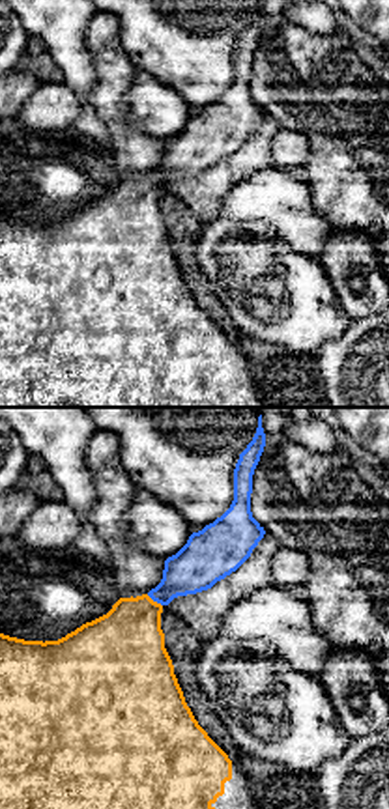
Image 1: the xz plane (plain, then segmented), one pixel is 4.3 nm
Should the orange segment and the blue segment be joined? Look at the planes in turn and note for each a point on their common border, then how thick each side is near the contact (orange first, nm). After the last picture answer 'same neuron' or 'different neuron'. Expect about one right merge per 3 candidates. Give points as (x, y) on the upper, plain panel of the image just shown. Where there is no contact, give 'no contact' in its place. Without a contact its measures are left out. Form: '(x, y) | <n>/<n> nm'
(152, 182) | 360/220 nm

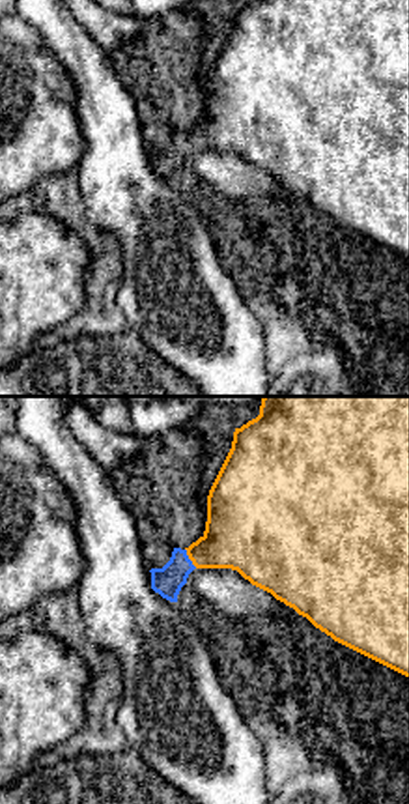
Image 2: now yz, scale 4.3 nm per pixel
(189, 139) | 320/130 nm

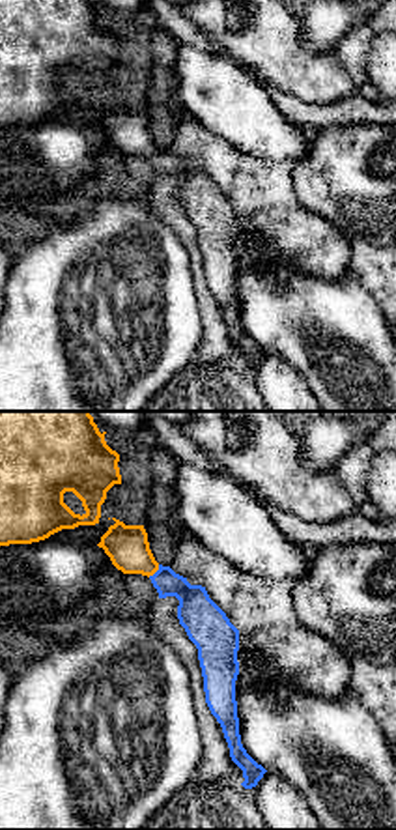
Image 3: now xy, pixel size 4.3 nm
(154, 154) | 180/170 nm

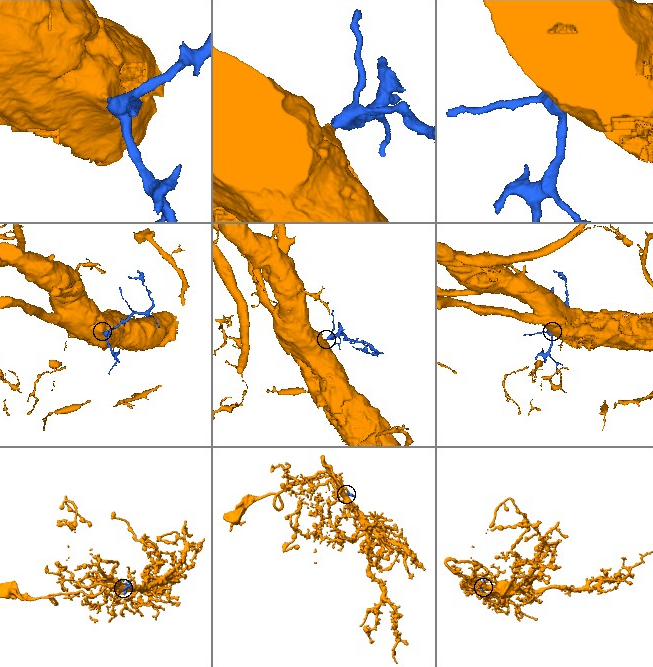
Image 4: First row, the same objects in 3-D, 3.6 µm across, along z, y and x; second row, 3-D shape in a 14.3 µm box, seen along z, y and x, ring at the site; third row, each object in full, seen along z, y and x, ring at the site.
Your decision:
same neuron

